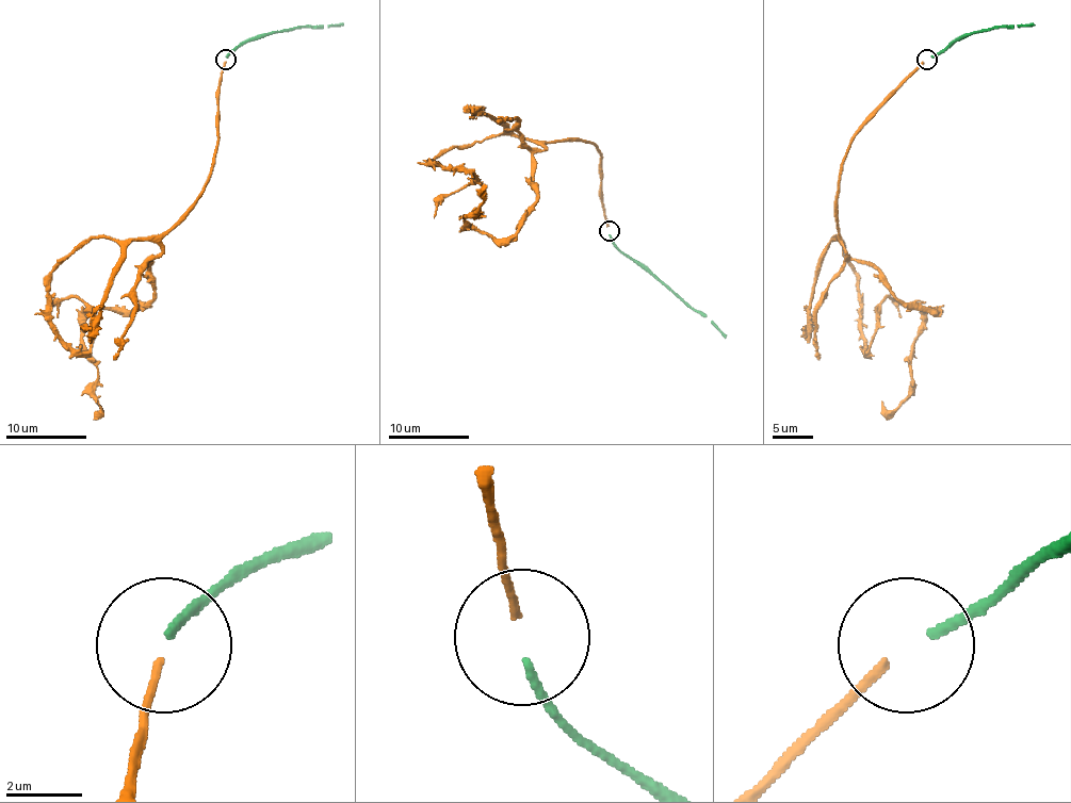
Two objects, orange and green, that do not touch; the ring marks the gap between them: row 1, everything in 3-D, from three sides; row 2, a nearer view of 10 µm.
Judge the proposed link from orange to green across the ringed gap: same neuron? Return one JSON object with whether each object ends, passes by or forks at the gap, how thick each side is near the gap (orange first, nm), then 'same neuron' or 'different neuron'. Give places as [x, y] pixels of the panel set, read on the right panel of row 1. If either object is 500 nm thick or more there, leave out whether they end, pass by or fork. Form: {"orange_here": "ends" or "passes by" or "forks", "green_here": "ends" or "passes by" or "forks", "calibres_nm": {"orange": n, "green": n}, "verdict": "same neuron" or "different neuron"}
{"orange_here": "ends", "green_here": "ends", "calibres_nm": {"orange": 200, "green": 240}, "verdict": "same neuron"}

